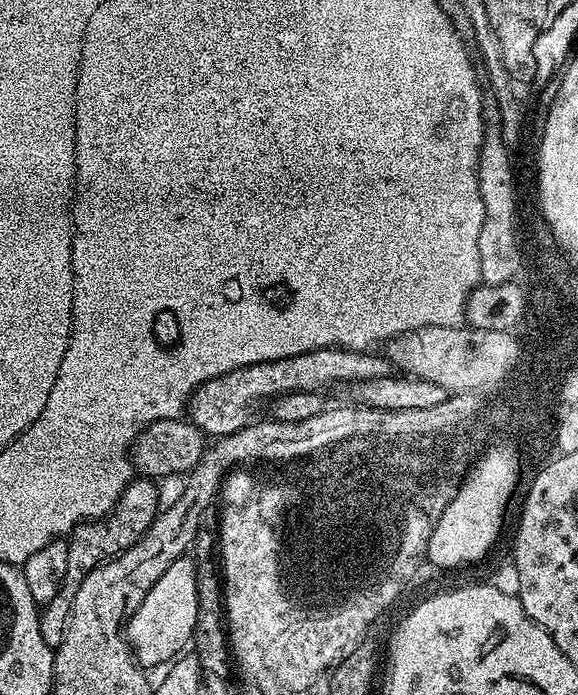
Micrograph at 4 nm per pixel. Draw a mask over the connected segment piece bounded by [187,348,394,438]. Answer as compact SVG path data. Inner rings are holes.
M319 348L285 360L251 364L216 376L198 386L198 390L193 392L188 401L187 411L191 422L204 432L205 437L230 435L253 422L252 403L255 400L268 400L271 396L283 398L292 392L319 393L327 384L344 384L347 380L363 382L391 377L394 372L391 359L387 355L375 356L376 354L372 350L355 352L349 348Z

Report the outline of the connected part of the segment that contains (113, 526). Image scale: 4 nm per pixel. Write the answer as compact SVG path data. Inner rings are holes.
M151 478L129 480L123 494L118 498L107 516L77 524L72 529L67 537L66 578L60 583L60 589L56 596L50 598L48 604L43 605L40 613L42 642L46 642L46 646L50 646L54 650L62 642L64 631L68 625L68 615L74 602L74 594L78 594L80 584L86 578L86 574L104 563L105 560L111 560L112 557L120 555L130 546L134 546L146 534L146 530L154 522L157 513L162 508L160 492L156 486L158 486L157 481Z

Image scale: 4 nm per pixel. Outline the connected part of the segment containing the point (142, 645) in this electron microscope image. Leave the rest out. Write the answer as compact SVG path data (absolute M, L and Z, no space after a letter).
M181 558L167 565L146 598L135 605L134 611L126 620L126 639L137 664L149 666L148 664L160 664L163 660L171 661L181 651L179 648L187 640L189 643L193 639L199 609L196 564L188 561L188 558Z

